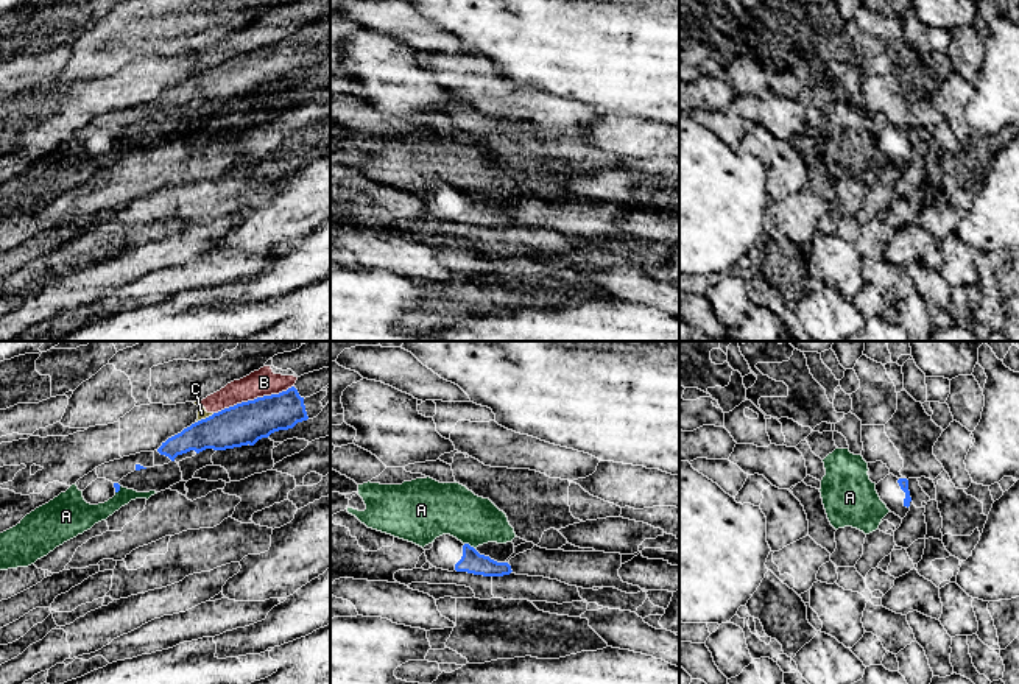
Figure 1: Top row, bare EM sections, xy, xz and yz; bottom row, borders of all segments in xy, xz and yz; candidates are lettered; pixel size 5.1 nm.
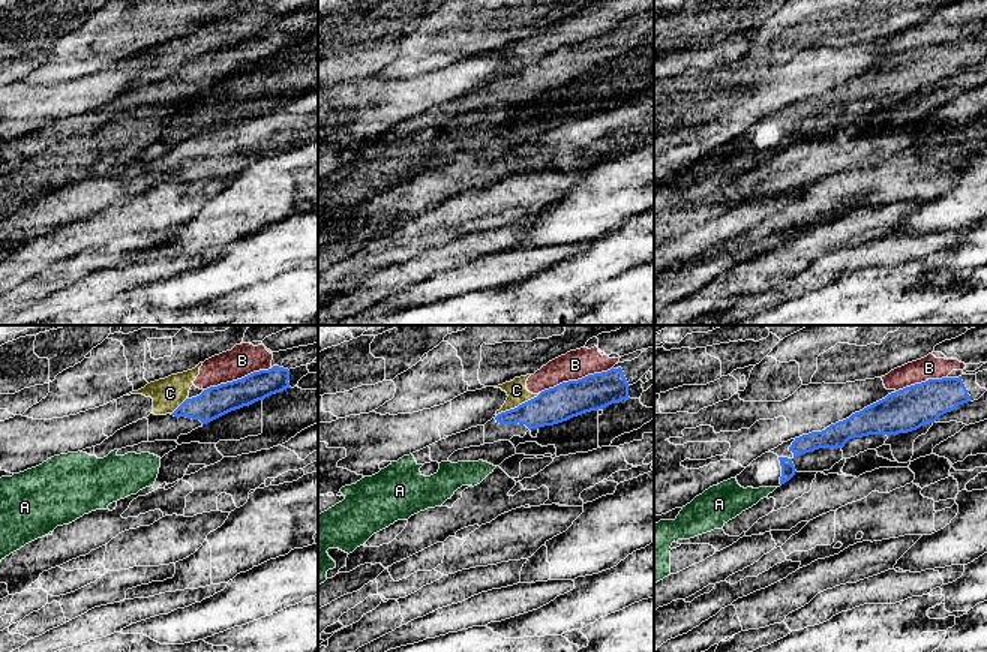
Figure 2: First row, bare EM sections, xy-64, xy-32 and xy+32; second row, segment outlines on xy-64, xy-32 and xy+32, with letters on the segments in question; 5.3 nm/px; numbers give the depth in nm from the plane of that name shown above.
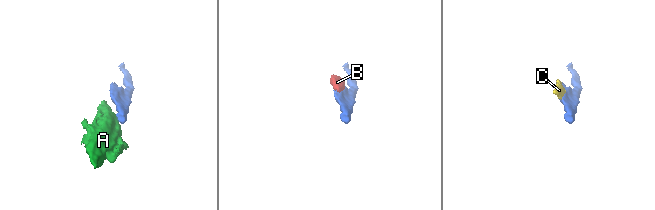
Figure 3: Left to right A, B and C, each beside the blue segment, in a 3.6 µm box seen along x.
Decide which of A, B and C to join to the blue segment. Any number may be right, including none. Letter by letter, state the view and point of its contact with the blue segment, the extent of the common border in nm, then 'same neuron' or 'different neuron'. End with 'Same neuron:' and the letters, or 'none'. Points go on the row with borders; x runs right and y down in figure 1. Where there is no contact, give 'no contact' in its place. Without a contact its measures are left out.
A: contact xz (468, 544); length 70 nm; same neuron
B: contact xy (254, 399); length 440 nm; different neuron
C: contact xy (206, 418); length 110 nm; different neuron
Same neuron: A

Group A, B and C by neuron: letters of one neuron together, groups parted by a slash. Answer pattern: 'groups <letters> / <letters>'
groups A / B C

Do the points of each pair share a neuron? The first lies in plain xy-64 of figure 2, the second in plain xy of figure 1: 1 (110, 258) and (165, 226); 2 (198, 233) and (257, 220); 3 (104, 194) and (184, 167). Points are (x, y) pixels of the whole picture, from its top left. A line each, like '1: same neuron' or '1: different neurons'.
1: different neurons
2: same neuron
3: same neuron

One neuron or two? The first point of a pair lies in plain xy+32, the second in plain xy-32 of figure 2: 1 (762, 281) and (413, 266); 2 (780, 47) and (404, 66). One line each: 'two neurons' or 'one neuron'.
1: one neuron
2: one neuron

